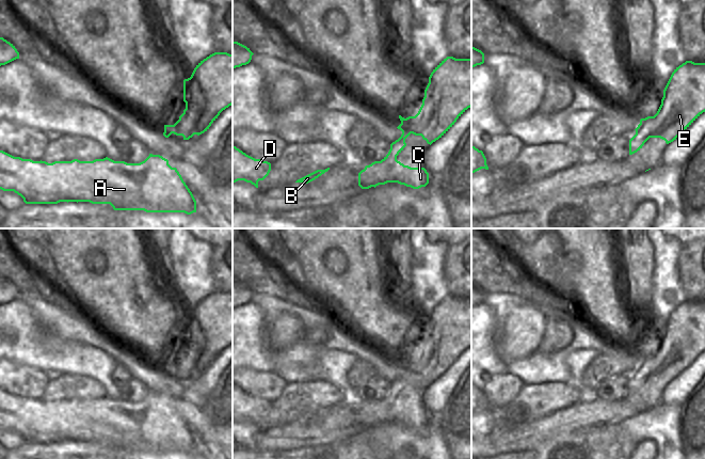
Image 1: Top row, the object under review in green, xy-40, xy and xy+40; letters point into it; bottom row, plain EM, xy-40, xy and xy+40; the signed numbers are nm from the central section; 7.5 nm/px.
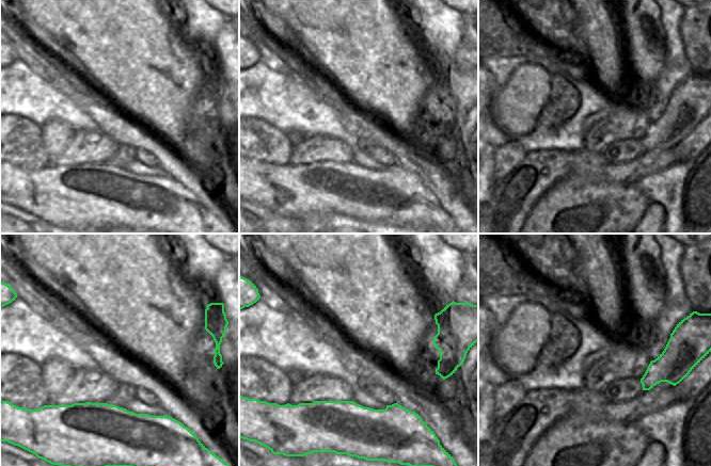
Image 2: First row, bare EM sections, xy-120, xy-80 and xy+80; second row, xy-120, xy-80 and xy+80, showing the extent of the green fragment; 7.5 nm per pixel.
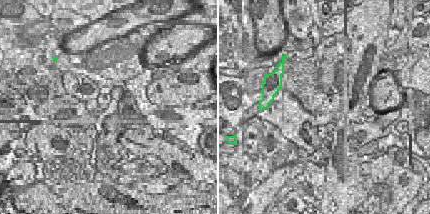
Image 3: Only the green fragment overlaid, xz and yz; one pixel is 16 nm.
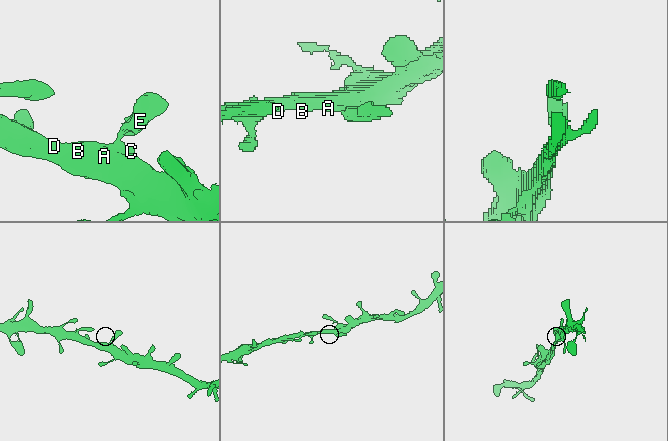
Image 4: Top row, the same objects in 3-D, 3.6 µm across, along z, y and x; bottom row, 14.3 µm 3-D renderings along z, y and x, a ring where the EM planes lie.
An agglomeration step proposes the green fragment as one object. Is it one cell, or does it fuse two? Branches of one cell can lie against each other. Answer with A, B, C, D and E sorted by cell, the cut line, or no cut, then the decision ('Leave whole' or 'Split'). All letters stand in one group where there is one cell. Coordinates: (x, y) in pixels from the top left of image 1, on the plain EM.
Groups: A B C D E. No split. Leave whole.

